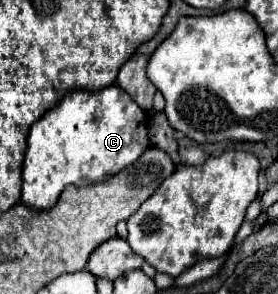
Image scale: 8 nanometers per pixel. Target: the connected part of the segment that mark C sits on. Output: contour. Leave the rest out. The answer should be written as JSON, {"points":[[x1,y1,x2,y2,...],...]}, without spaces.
{"points":[[111,85,101,91,71,91,67,97,51,111,47,111,37,123,33,123,27,151,23,161,23,183,21,183,21,203,33,211,49,211,55,207,65,185,91,185,103,181,111,173,131,165,133,161,149,149,147,135,147,113,137,107,133,99,127,97,117,85]]}

